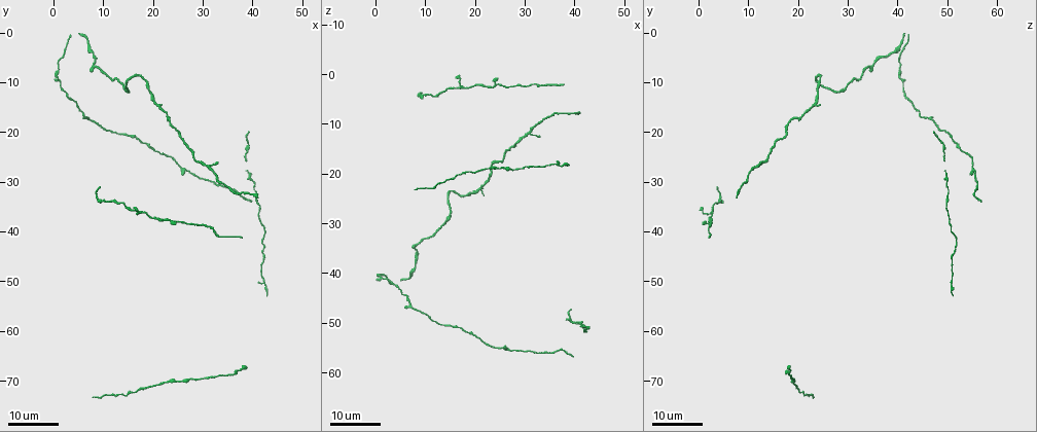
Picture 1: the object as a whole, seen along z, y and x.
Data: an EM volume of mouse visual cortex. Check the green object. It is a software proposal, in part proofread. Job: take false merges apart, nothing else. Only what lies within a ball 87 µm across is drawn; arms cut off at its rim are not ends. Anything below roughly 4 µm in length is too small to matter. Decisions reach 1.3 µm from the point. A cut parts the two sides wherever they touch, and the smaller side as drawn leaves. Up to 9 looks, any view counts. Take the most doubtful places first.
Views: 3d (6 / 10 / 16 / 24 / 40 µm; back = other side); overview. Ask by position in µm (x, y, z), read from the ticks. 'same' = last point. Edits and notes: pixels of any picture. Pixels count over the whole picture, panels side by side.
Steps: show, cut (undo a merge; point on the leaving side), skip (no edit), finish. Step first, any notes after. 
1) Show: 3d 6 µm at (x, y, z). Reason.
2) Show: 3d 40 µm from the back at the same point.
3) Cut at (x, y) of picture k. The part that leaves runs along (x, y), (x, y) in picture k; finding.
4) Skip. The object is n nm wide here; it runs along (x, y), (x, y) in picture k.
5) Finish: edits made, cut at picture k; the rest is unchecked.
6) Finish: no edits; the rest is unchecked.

Show: 3d 16 µm at (9.5, 33.5, 4.0). Calibre changes.

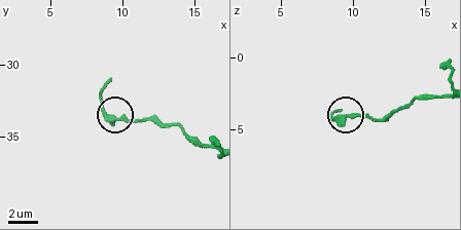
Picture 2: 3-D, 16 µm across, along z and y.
Show: 3d 6 µm at (9.2, 33.8, 4.2).

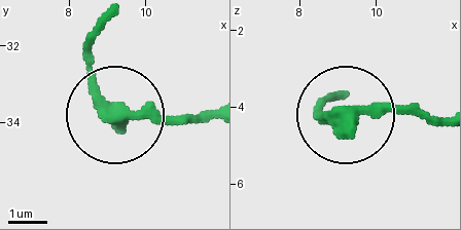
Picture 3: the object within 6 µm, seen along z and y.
Skip. It runs along (434, 120), (316, 104) in picture 3; one neuron here.

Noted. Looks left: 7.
Show: 3d 24 µm at (25.5, 70.0, 19.0). Narrows sharply.

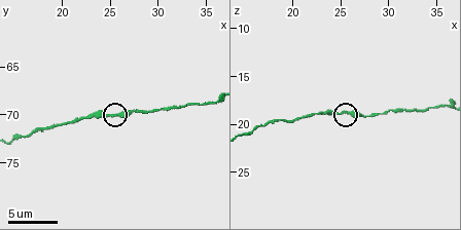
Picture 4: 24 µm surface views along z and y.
Show: 3d 10 µm at (25.0, 70.0, 19.0).

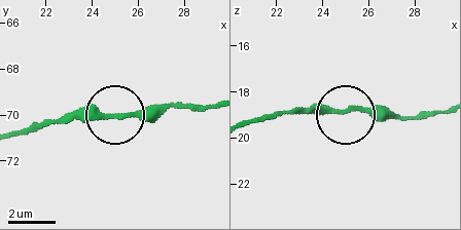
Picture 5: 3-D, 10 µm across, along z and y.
Skip. The object is 190 nm wide here; all the same neuron.

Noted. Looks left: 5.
Show: 3d 16 µm at (27.0, 27.5, 55.5).

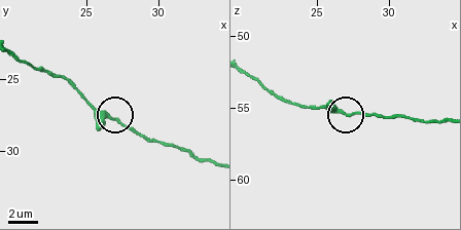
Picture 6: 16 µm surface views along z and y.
Show: 3d 6 µm at (26.8, 27.8, 55.6).

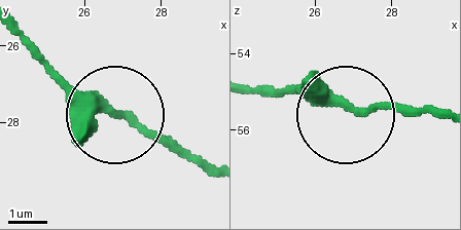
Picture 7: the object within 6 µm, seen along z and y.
Show: 3d 6 µm from the back at (26.90, 27.75, 55.40).

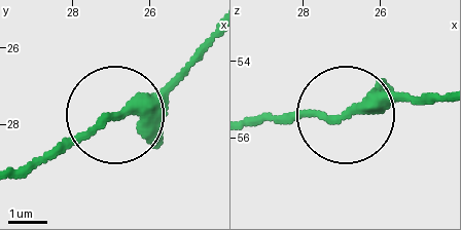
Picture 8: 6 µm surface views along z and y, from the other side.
Skip. It runs along (204, 47), (154, 92), (18, 167) in picture 8; continuous, no second neuron.

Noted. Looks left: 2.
Show: 3d 16 µm at (31.5, 27.5, 10.5). Sudden change in width.

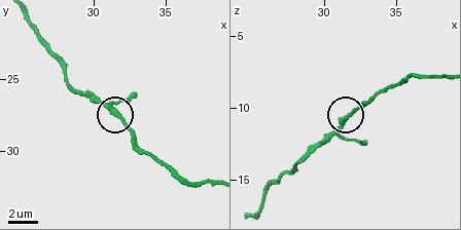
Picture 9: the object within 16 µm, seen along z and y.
Show: 3d 6 µm at (31.4, 27.4, 10.8). Closer look.

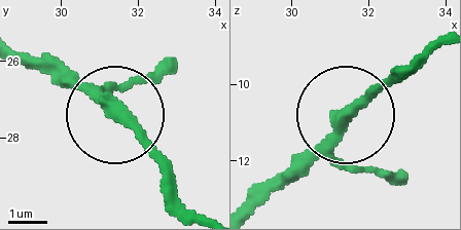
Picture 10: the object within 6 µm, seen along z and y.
Skip. It runs along (20, 50), (59, 61), (138, 139), (164, 185) in picture 10; continuous, no second neuron.

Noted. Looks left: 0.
Finish: no edits; the rest is unchecked.

